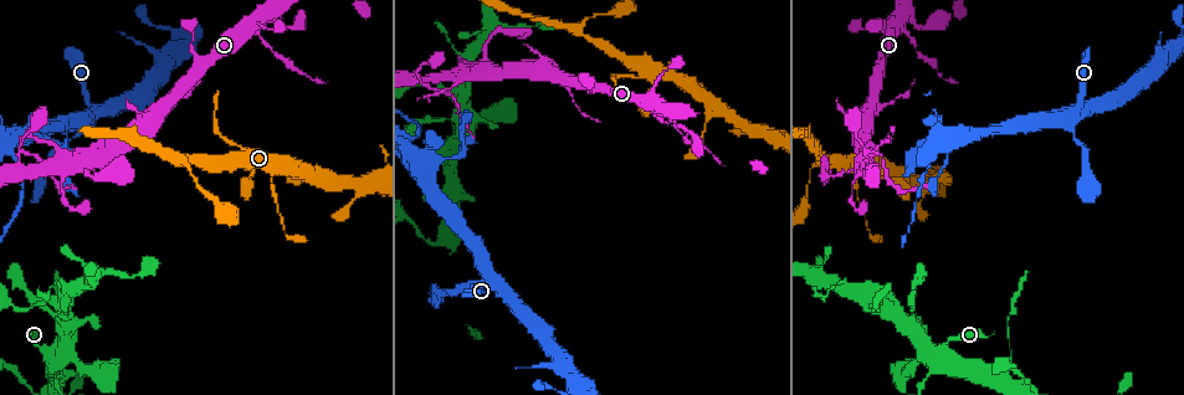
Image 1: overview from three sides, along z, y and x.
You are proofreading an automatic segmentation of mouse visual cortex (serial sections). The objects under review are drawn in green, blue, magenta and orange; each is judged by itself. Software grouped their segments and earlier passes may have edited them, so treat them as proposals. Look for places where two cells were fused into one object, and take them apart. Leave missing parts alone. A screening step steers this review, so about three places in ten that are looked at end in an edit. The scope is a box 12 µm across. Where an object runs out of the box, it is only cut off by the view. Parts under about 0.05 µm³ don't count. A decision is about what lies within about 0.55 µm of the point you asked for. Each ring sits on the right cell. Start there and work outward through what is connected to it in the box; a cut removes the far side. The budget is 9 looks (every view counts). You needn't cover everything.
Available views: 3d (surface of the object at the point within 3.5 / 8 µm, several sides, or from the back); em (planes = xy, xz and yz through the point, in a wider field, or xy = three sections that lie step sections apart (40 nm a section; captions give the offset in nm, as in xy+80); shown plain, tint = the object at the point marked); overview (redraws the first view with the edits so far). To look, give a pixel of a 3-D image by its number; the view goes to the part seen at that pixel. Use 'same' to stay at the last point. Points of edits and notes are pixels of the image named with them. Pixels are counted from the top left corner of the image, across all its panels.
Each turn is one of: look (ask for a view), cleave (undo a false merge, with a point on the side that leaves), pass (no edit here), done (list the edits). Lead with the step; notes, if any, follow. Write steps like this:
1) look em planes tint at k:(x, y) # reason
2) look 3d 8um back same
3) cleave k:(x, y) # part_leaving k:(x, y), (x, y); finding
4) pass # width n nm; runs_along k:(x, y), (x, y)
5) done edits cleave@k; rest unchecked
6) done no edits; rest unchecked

look 3d 8um at 1:(1076, 111) # sharp bend

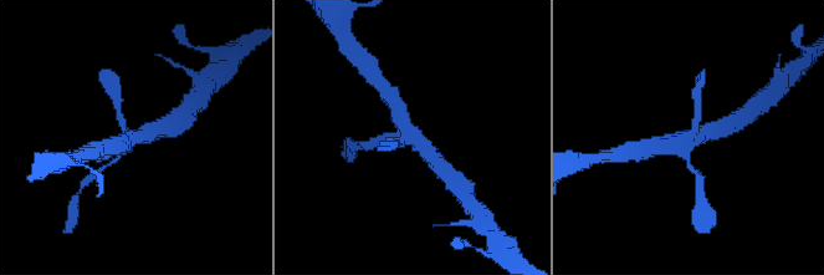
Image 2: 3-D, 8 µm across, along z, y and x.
look 3d 3.5um at 2:(409, 137) # closer look

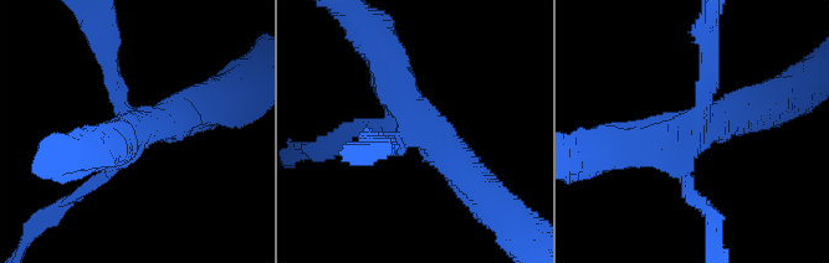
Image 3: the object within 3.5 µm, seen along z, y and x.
look em xy step 3 tint at 3:(692, 125) # arms 4; arm_widths 200, 250, 500, 500 nm; now the EM

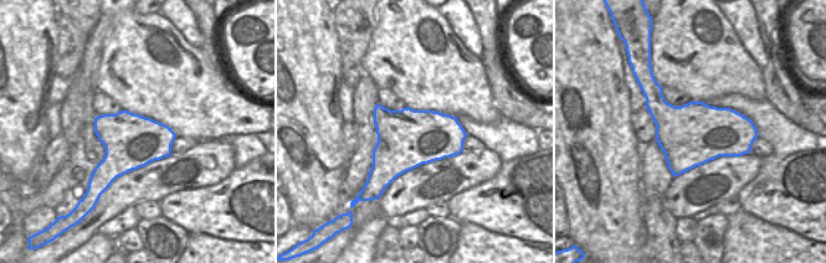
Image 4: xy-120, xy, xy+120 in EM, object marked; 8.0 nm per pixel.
pass # runs_along 3:(709, 52), (690, 124), (623, 147); one cell here

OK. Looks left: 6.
look 3d 3.5um at 1:(1006, 373) # sharp bend

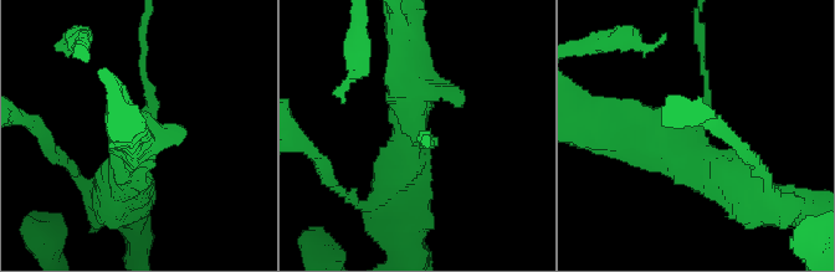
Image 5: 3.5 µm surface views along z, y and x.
look em xy step 3 tint at 5:(693, 130)

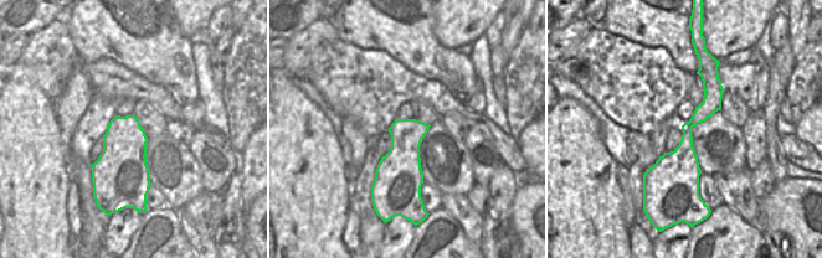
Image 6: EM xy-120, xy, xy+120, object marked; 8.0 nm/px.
look em xy step 2 tint same # another direction

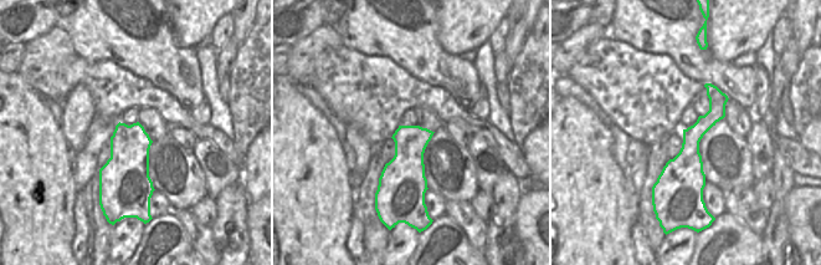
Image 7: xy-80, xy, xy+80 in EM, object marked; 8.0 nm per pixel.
cleave 5:(142, 63) # width 260 nm; part_leaving 5:(152, 113), (141, 29); two cells meet here

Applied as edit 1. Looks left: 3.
look overview

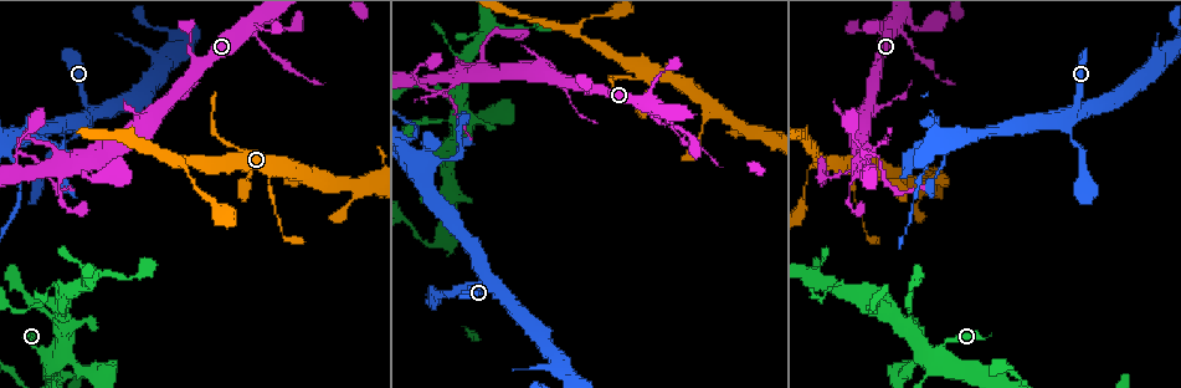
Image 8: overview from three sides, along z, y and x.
look 3d 3.5um at 8:(907, 320) # three-way junction

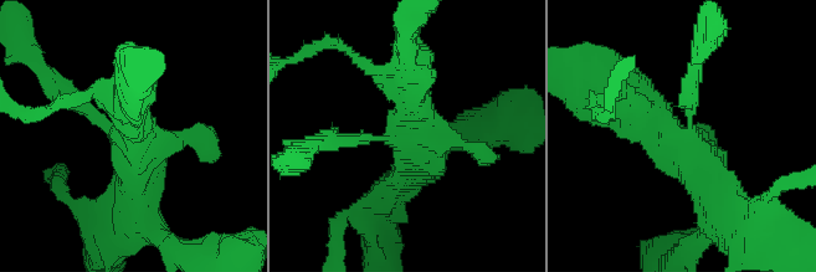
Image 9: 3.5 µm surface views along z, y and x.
look em xy step 1 tint at 9:(398, 138) # need the tissue

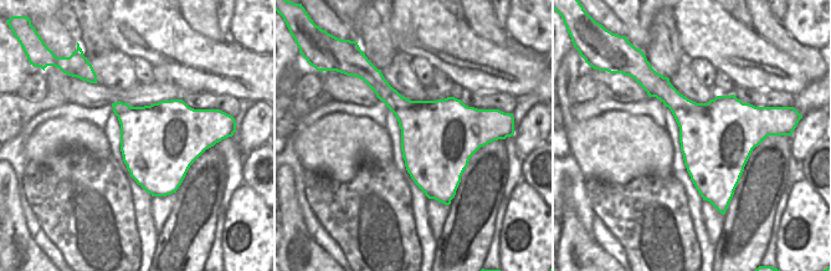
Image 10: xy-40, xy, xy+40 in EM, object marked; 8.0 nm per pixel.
pass # runs_along 9:(733, 219), (698, 162), (621, 97); all the same cell

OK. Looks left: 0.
done edits cleave@5; rest unchecked

